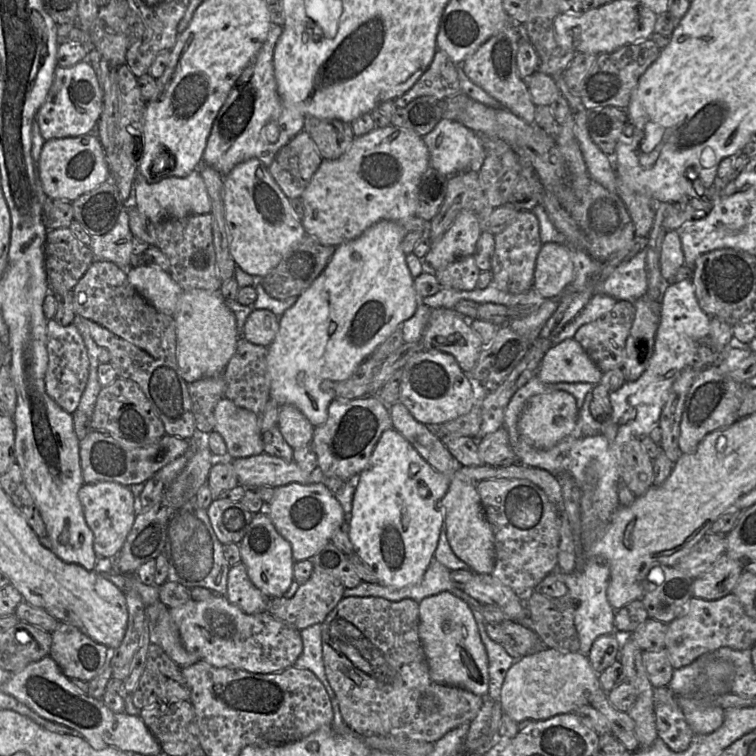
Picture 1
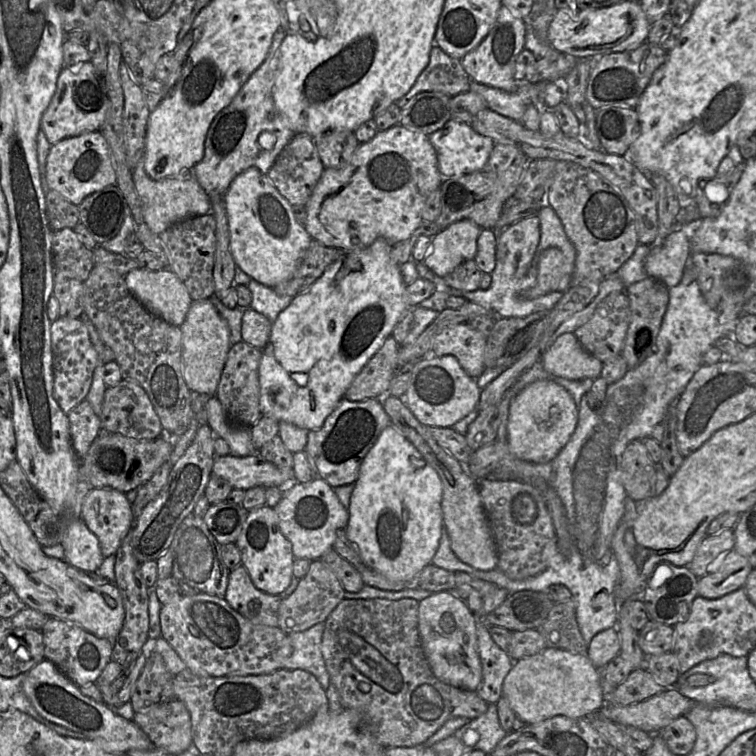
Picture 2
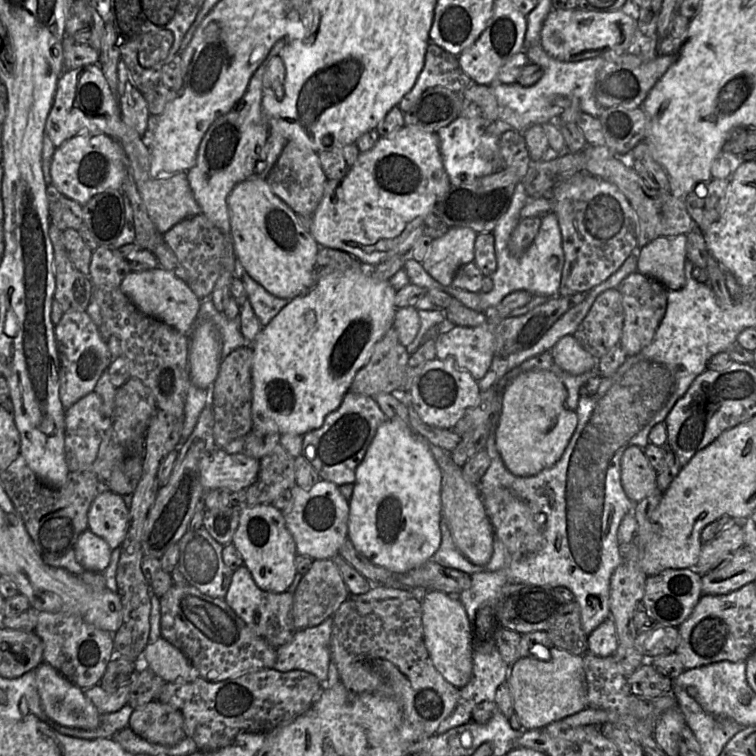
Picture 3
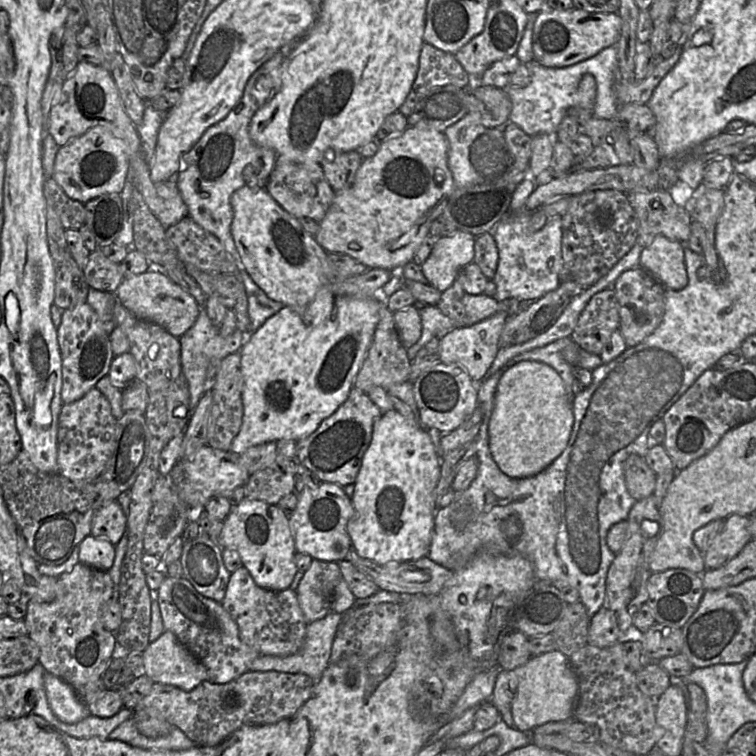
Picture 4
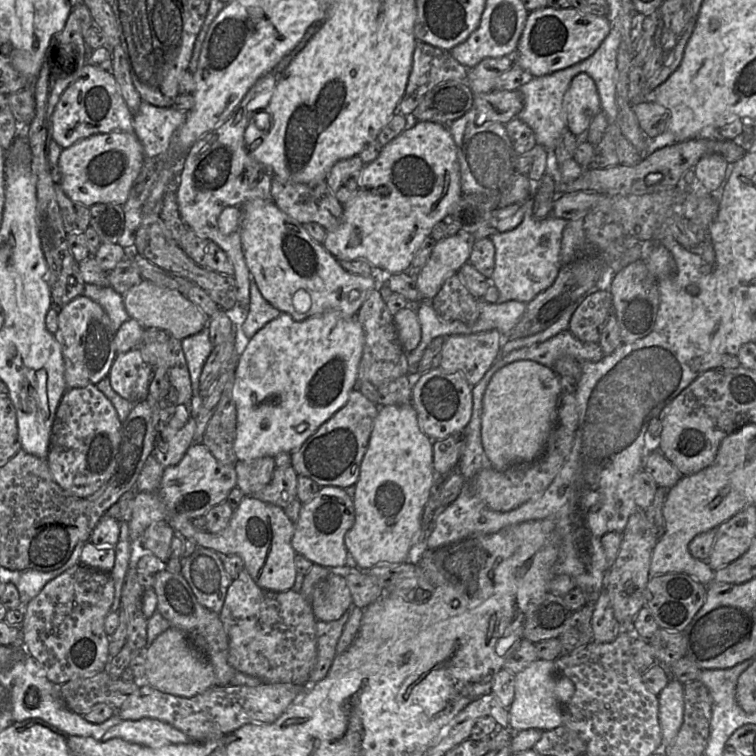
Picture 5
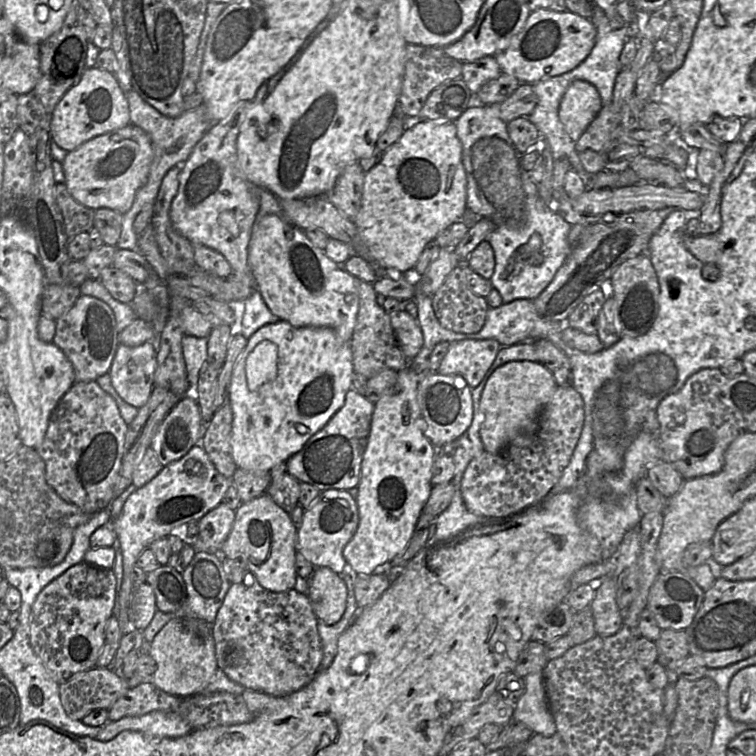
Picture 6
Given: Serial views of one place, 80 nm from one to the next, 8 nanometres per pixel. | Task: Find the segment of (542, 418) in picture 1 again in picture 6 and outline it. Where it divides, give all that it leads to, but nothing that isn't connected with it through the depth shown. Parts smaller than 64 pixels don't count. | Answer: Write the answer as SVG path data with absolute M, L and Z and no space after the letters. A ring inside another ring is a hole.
M511 361L499 366L488 379L480 399L480 437L484 450L498 454L517 435L533 435L538 428L540 414L557 386L552 371L539 362Z

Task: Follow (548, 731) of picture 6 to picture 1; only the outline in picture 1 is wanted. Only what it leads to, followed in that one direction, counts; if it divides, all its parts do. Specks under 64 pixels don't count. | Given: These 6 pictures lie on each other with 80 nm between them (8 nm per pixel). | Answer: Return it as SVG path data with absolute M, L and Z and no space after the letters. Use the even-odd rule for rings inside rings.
M546 648L514 661L502 685L500 705L502 712L517 723L540 721L589 704L589 695L599 689L599 674L593 670L587 656Z

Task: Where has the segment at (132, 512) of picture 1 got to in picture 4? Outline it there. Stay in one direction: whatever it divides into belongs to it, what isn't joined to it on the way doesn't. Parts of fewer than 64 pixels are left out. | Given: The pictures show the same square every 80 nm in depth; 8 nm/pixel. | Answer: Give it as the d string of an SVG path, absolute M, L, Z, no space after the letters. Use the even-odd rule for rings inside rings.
M113 500L93 515L91 522L91 535L95 538L108 540L117 545L127 527L127 515L117 500Z

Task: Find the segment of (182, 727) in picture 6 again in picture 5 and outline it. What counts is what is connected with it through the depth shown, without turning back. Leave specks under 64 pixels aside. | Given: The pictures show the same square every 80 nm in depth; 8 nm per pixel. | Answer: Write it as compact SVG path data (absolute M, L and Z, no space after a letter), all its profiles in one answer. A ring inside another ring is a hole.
M152 718L122 720L111 727L102 736L101 741L105 742L113 738L149 747L185 744L191 741L187 735L172 725Z

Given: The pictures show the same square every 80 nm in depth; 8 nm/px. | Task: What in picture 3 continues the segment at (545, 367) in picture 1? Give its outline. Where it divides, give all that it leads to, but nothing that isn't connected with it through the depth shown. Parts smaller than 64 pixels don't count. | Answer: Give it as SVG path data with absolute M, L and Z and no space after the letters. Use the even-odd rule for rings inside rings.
M573 334L559 339L551 353L555 364L573 375L590 372L598 366L599 359L587 352Z

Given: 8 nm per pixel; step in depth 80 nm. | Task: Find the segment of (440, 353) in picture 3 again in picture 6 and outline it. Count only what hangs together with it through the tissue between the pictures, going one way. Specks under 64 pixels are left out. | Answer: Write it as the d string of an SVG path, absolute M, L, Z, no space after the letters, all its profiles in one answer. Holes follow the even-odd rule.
M495 339L450 342L436 372L442 375L460 375L473 389L483 380L501 347Z

